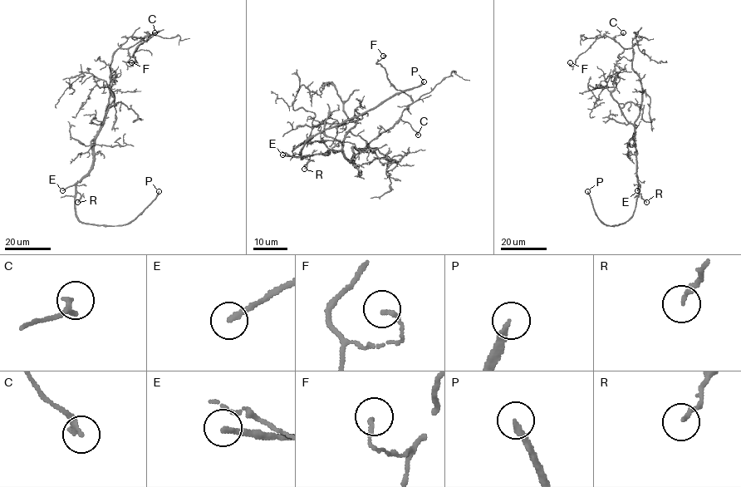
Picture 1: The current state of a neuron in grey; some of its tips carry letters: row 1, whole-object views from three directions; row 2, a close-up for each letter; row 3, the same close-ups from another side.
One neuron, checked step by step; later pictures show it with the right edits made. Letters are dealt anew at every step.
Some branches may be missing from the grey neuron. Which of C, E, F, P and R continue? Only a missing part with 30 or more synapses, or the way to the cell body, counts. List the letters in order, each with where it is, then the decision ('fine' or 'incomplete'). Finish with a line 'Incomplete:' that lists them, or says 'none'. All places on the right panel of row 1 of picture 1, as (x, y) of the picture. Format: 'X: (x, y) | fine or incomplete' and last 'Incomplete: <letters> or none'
C: (623, 32) | fine
E: (637, 190) | incomplete
F: (570, 62) | fine
P: (587, 191) | incomplete
R: (646, 202) | fine
Incomplete: E, P

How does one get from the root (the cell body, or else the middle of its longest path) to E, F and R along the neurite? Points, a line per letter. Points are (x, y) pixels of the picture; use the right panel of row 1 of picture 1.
E: (634, 132), (637, 190)
F: (634, 132), (642, 87), (632, 66), (632, 49), (624, 48), (603, 35), (577, 57), (572, 66), (570, 62)
R: (634, 132), (639, 192), (646, 202)

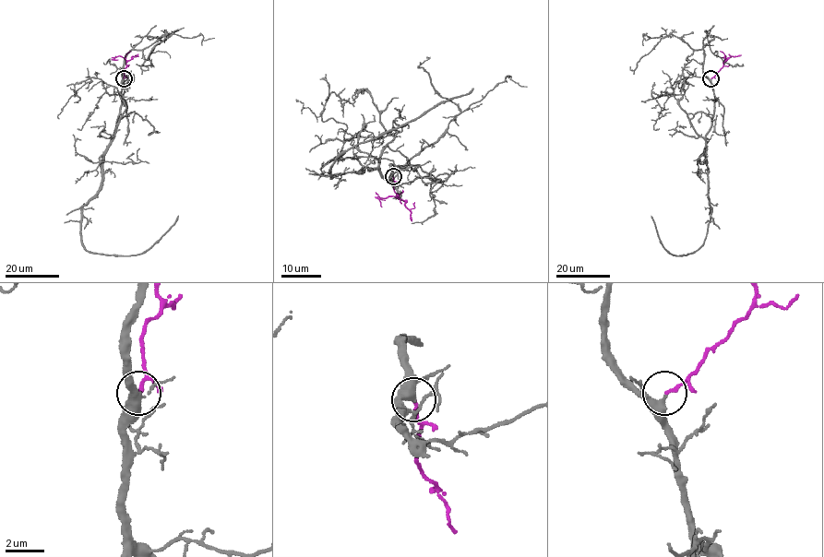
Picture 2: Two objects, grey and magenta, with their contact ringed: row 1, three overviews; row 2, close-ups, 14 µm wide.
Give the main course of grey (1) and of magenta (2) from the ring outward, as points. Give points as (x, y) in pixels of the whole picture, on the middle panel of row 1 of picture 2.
1: (393, 176), (389, 182), (377, 168), (365, 168), (332, 177), (330, 165), (361, 143), (415, 120), (473, 88)
2: (393, 176), (397, 195), (379, 199), (382, 207)

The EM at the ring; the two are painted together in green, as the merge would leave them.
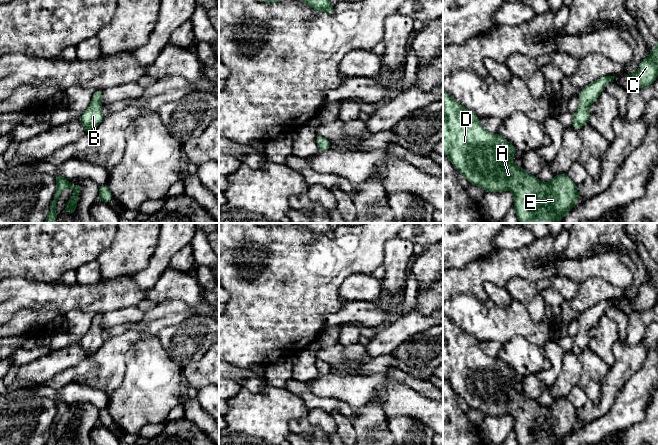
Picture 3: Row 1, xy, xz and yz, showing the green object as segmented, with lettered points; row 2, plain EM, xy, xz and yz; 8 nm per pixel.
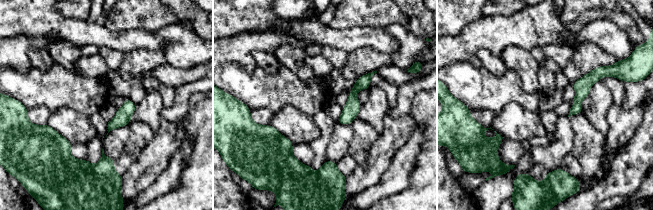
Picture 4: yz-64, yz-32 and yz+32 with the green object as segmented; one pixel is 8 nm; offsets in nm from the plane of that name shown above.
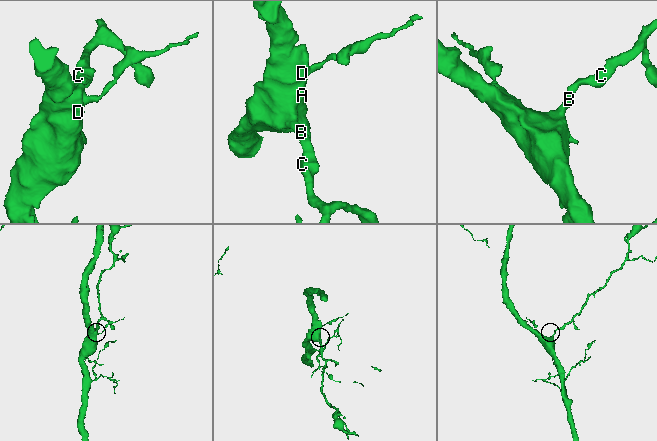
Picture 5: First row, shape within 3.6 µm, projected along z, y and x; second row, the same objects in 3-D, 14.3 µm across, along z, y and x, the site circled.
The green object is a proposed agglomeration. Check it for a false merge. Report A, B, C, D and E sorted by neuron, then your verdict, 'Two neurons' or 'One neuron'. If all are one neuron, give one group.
Groups: A B C D E. One neuron

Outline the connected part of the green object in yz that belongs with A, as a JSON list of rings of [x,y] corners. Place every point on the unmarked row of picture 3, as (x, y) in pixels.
[[[443,313],[443,377],[450,383],[453,391],[455,392],[456,395],[460,396],[463,398],[466,403],[469,405],[470,408],[477,409],[481,412],[483,412],[486,417],[492,417],[492,416],[501,416],[505,414],[511,414],[514,418],[514,427],[513,427],[513,432],[516,435],[517,443],[518,445],[561,445],[561,443],[565,440],[567,436],[569,436],[574,429],[576,429],[579,426],[579,416],[578,416],[578,411],[574,407],[573,404],[571,404],[566,397],[561,397],[556,400],[553,400],[552,404],[550,407],[542,407],[539,405],[538,400],[531,400],[529,399],[524,391],[517,391],[513,386],[512,386],[512,380],[518,375],[518,373],[509,367],[503,360],[501,360],[499,357],[497,358],[492,358],[486,354],[484,354],[480,347],[479,347],[480,342],[473,337],[472,335],[466,333],[463,331],[460,327],[458,327],[451,319],[449,319],[444,313]]]

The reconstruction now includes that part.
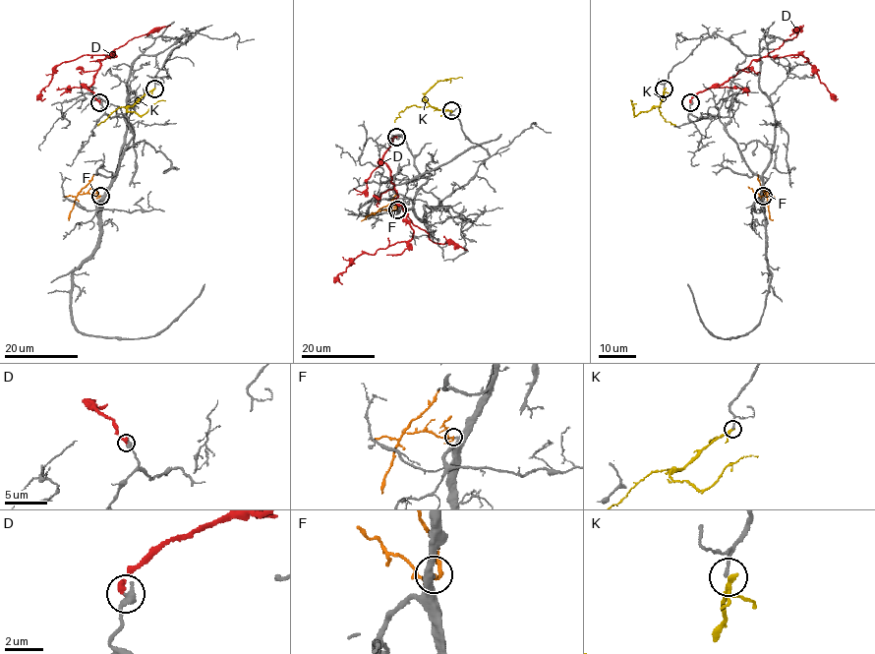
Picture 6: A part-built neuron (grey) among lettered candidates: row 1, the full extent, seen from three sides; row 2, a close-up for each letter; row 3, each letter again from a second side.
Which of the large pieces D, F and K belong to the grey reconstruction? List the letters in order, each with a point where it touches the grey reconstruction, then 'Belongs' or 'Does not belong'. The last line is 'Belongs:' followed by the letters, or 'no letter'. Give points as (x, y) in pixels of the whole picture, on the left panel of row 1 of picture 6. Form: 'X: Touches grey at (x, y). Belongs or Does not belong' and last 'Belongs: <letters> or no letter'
D: Touches grey at (99, 102). Does not belong
F: Touches grey at (100, 196). Belongs
K: Touches grey at (154, 89). Does not belong
Belongs: F

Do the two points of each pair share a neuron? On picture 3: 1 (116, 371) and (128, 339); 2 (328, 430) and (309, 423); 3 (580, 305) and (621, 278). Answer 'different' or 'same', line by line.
1: same
2: same
3: different

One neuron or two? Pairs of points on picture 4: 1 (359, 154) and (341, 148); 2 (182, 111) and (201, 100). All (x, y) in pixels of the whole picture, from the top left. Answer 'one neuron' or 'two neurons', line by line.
1: two neurons
2: two neurons

